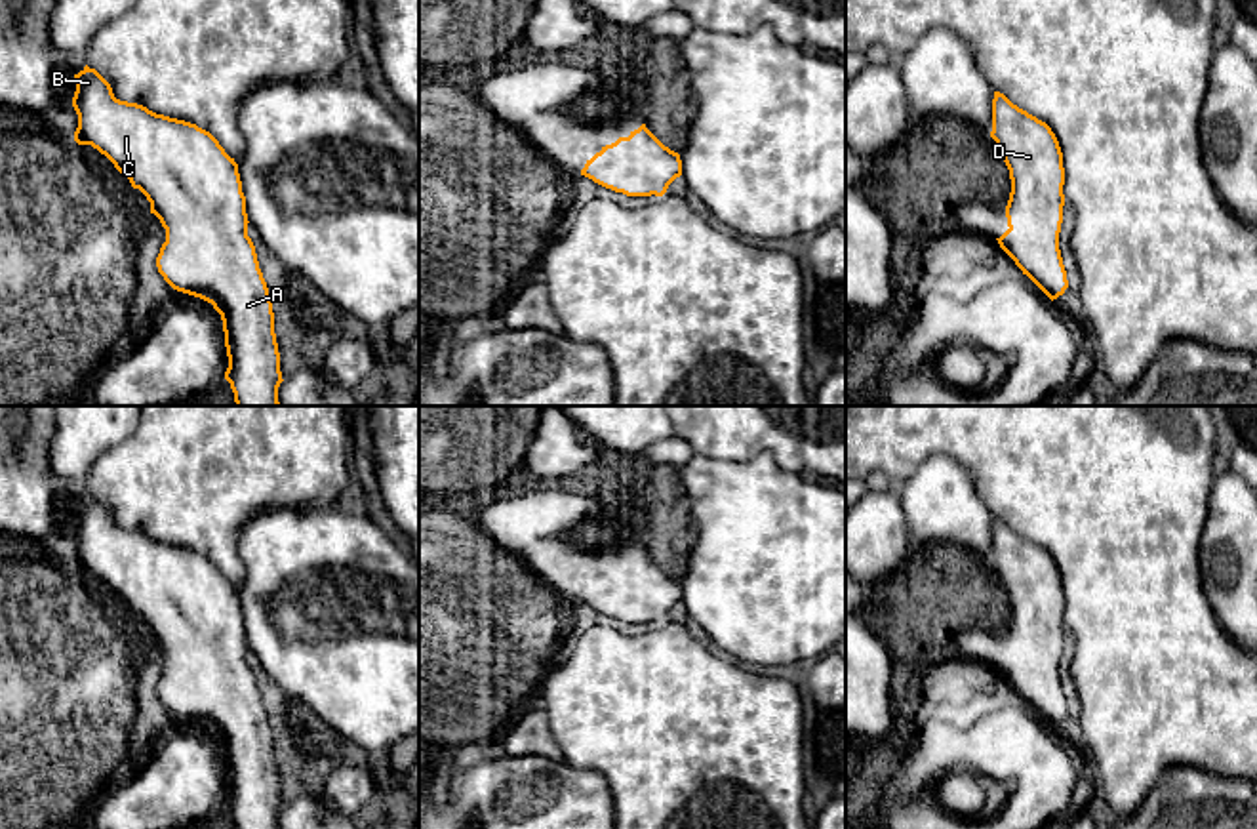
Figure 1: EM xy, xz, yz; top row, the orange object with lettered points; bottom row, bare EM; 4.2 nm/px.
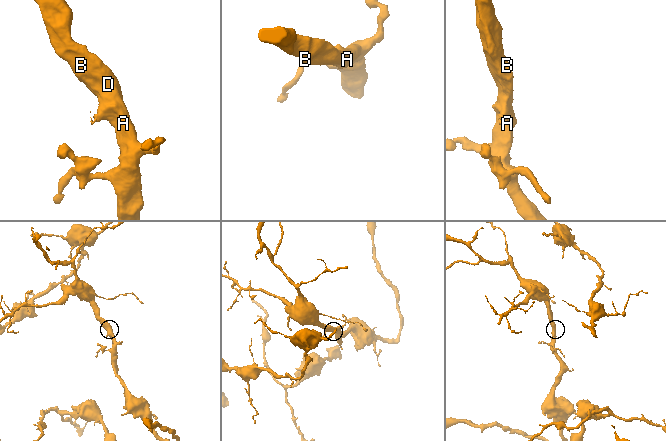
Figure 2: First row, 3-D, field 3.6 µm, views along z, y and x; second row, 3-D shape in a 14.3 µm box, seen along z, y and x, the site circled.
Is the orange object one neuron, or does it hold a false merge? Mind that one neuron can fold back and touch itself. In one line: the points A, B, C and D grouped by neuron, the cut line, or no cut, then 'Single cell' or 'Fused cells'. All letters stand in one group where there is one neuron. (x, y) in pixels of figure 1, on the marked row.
Groups: A B C D. No split. Single cell

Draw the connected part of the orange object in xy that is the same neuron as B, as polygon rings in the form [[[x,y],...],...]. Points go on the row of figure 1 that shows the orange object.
[[[88,65],[74,74],[72,107],[78,114],[74,141],[105,154],[150,202],[166,229],[156,257],[158,273],[177,292],[200,297],[221,314],[230,383],[236,406],[280,406],[284,381],[274,334],[272,301],[248,236],[246,196],[238,164],[219,141],[196,124],[156,114],[143,105],[120,101],[110,84]]]

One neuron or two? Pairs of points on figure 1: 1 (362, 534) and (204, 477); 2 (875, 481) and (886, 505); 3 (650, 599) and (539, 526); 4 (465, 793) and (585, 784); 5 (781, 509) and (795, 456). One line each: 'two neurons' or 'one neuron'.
1: two neurons
2: two neurons
3: one neuron
4: one neuron
5: two neurons

